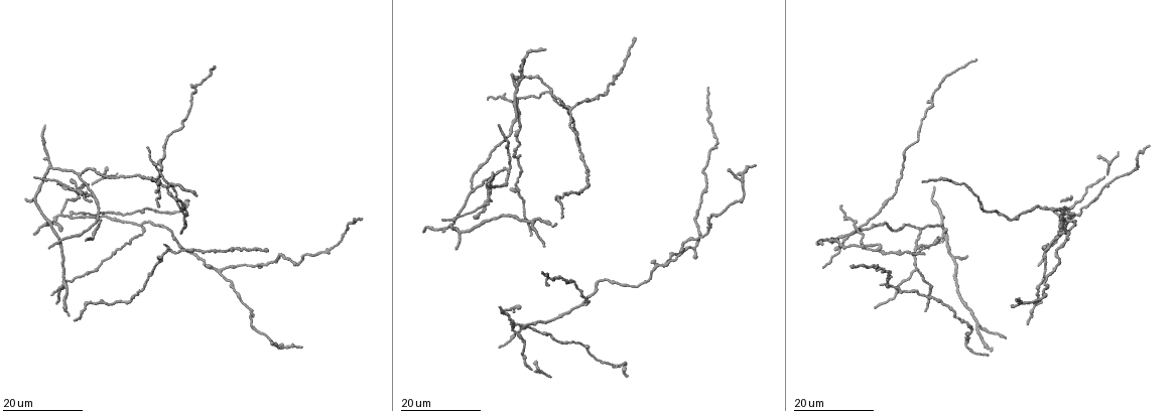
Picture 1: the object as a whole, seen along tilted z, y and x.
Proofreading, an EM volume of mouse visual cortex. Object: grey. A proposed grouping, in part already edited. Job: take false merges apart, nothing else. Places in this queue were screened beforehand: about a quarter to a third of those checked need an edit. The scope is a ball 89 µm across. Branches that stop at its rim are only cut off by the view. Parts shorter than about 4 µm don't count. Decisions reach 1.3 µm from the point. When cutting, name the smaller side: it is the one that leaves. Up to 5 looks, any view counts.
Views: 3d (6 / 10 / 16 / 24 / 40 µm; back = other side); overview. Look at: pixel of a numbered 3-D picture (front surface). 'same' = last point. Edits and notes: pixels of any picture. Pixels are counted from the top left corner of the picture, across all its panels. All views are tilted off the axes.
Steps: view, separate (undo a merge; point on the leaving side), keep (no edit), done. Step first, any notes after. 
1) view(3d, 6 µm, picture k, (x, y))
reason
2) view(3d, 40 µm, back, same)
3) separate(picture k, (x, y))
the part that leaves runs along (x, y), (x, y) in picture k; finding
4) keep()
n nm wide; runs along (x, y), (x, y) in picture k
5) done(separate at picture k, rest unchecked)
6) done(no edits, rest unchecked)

view(3d, 24 µm, picture 1, (68, 216))
arms part here

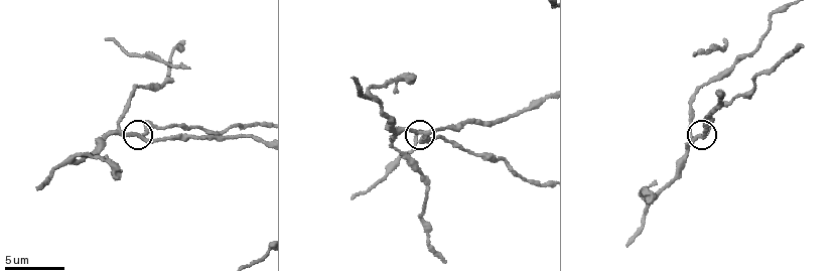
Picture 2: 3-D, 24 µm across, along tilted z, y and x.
view(3d, 10 µm, picture 2, (140, 136))

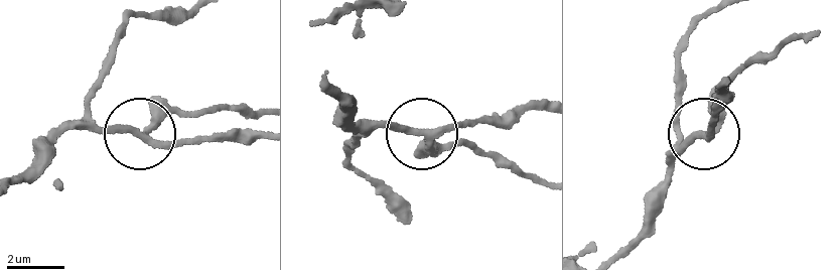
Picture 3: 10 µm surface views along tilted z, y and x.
view(3d, 10 µm, back, picture 3, (141, 136))
other side

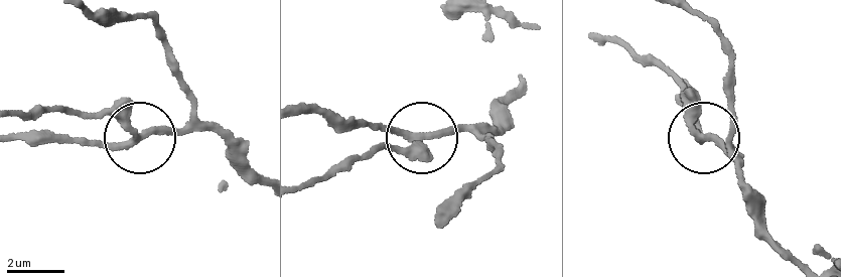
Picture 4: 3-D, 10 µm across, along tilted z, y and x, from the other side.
keep()
240 nm wide; runs along (22, 134), (116, 144), (214, 124) in picture 4; all the same neuron

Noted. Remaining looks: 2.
view(3d, 10 µm, picture 2, (99, 157))
three arms meet

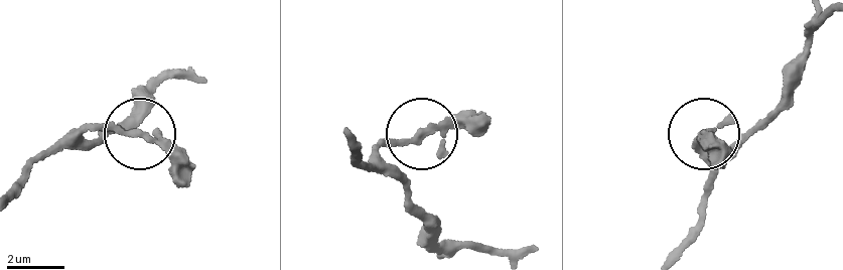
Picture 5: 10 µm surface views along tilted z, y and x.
keep()
200 nm wide; runs along (192, 74), (82, 138), (98, 127), (144, 136), (189, 180) in picture 5; one neuron here

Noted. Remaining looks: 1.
done(no edits, rest unchecked)

